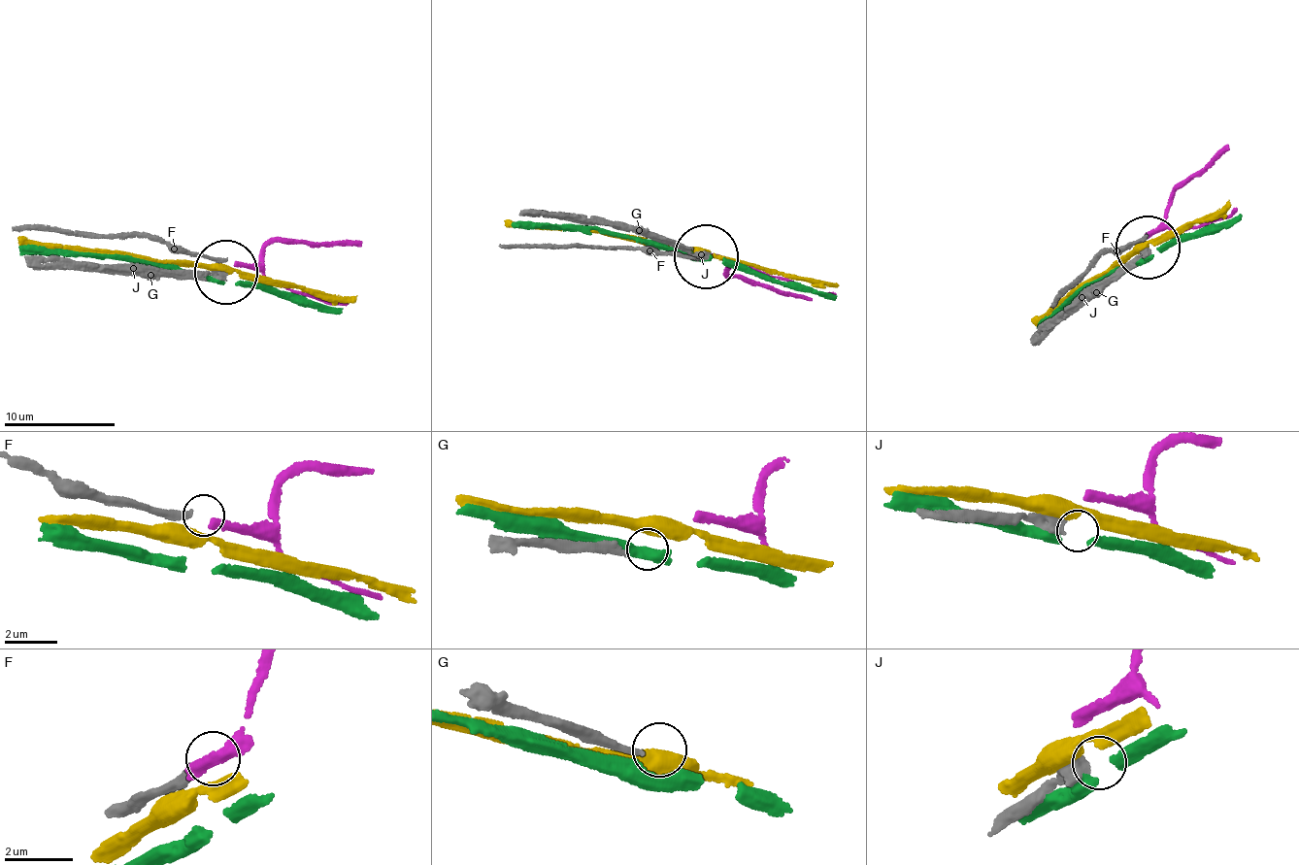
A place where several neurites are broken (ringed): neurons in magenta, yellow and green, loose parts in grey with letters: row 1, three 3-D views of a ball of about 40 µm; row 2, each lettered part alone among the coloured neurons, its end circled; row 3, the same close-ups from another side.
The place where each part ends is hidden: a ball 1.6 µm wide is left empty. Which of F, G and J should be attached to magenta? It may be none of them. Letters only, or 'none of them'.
none of them

